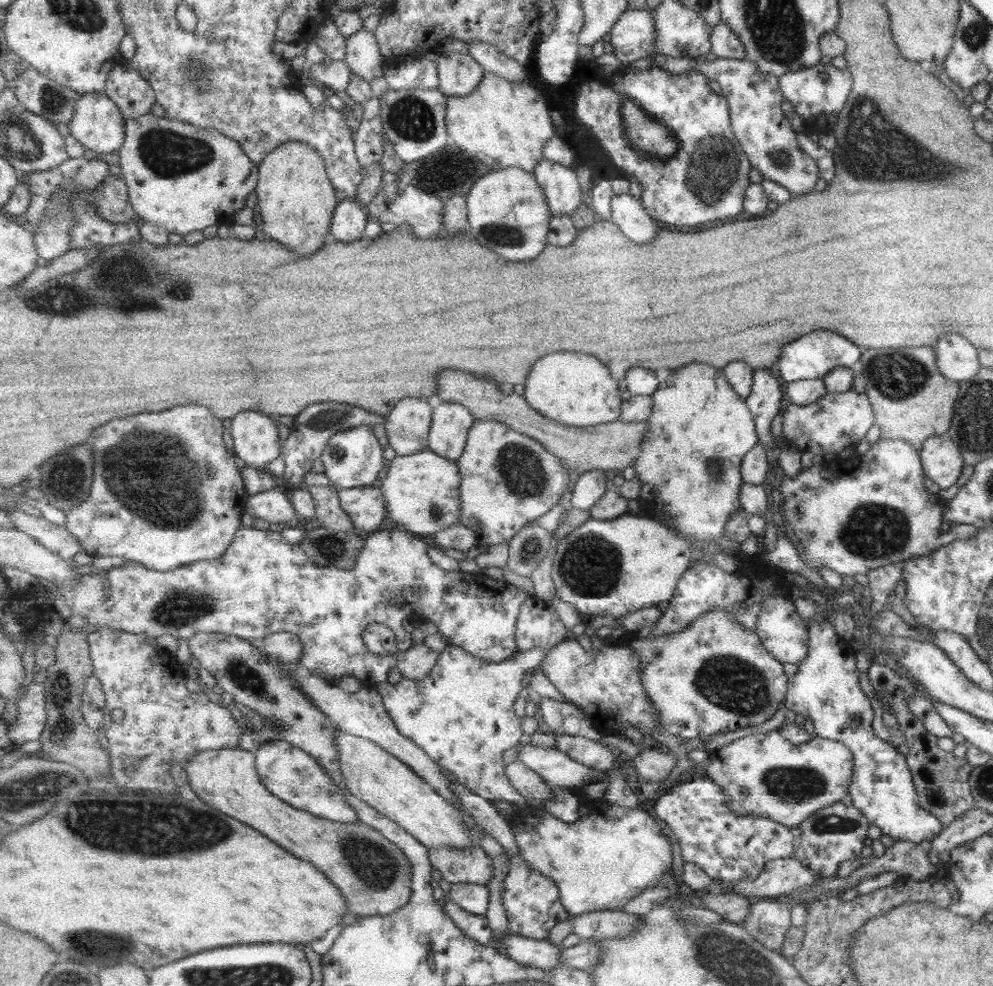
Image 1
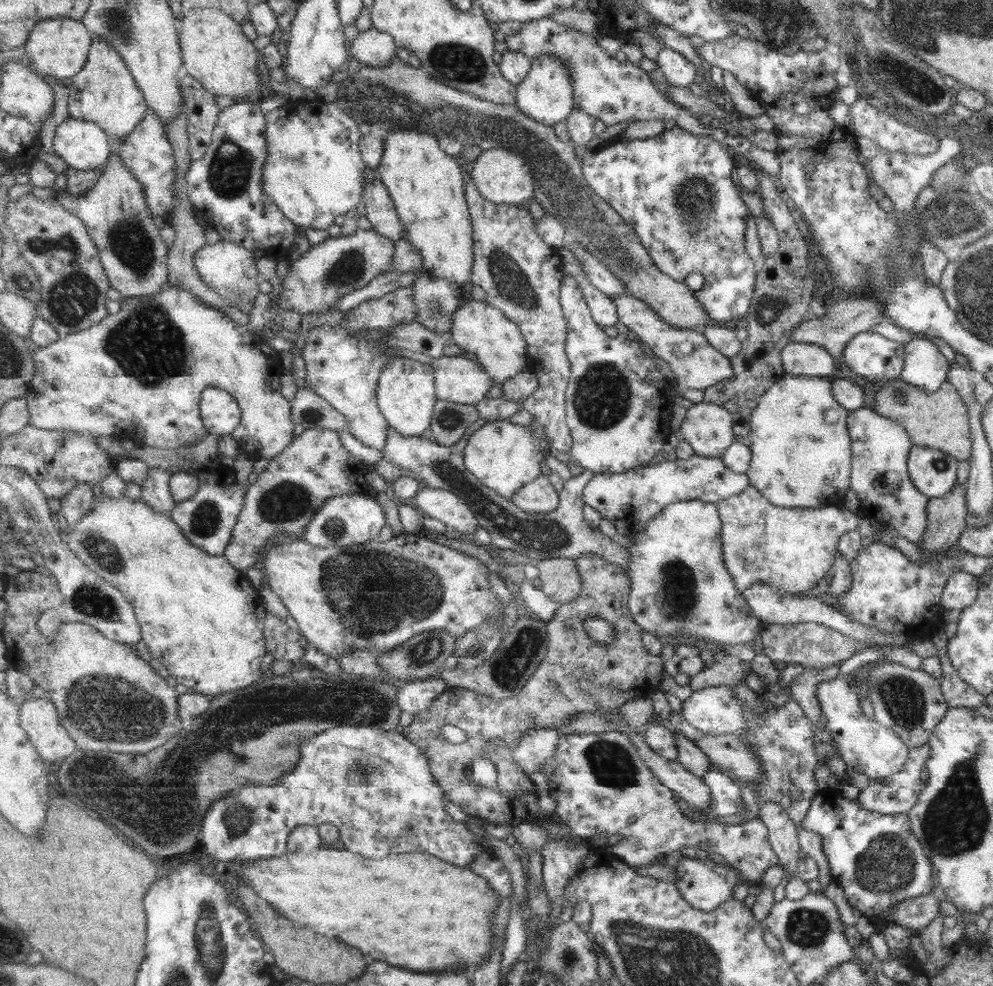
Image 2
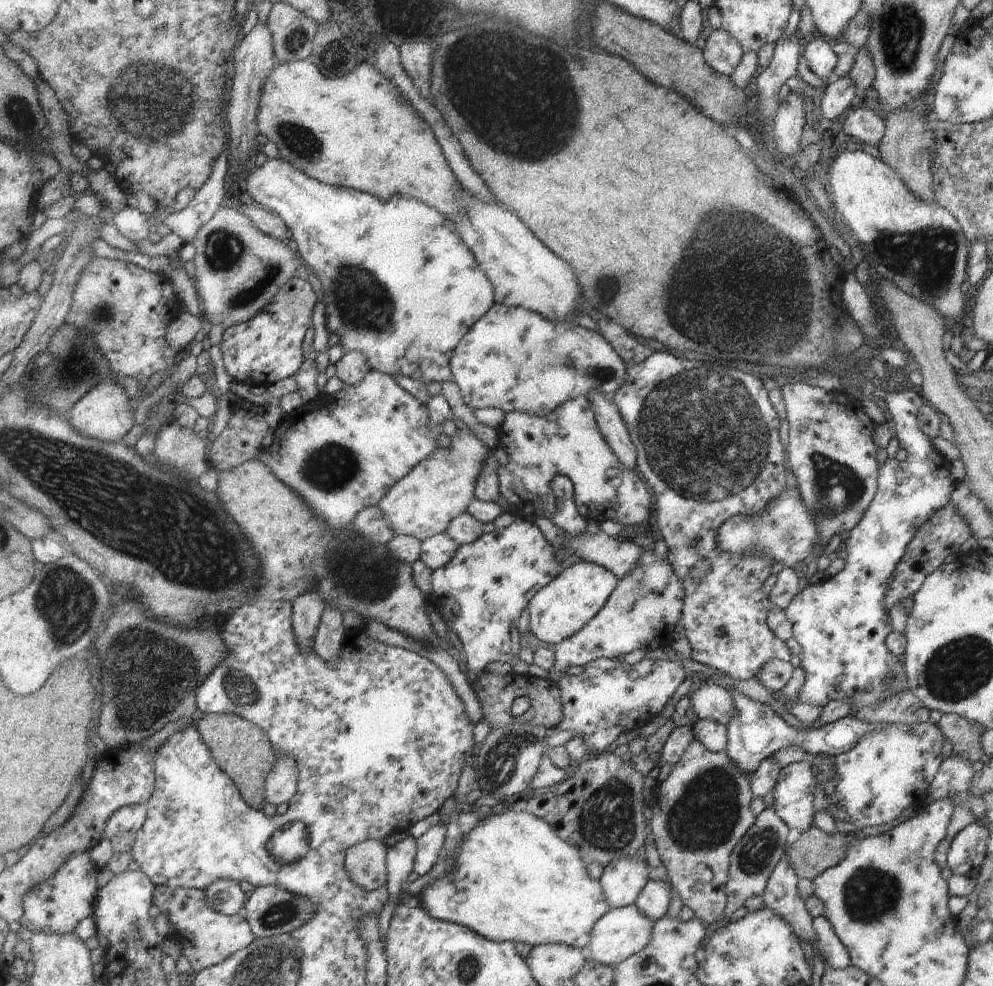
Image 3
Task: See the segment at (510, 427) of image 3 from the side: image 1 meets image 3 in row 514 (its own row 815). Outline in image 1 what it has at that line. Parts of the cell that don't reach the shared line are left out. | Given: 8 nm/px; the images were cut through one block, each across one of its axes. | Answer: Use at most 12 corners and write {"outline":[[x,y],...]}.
{"outline":[[583,798],[511,815],[523,862],[571,915],[675,876],[663,823]]}

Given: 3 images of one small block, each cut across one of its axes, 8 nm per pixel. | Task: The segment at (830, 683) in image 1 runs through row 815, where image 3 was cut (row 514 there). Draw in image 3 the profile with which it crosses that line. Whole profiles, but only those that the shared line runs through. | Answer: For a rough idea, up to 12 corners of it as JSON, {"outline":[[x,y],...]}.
{"outline":[[912,391],[883,400],[903,461],[878,466],[843,569],[783,610],[805,682],[796,704],[906,689],[886,580],[950,504],[950,462]]}

